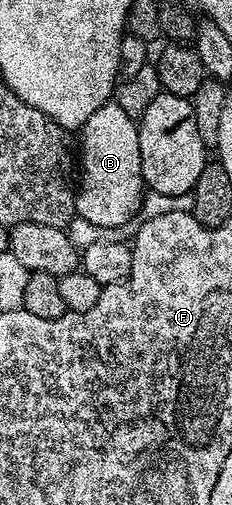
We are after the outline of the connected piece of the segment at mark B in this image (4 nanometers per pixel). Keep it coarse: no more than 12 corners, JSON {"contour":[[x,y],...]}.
{"contour":[[108,102],[80,129],[76,216],[121,228],[144,197],[135,117]]}

